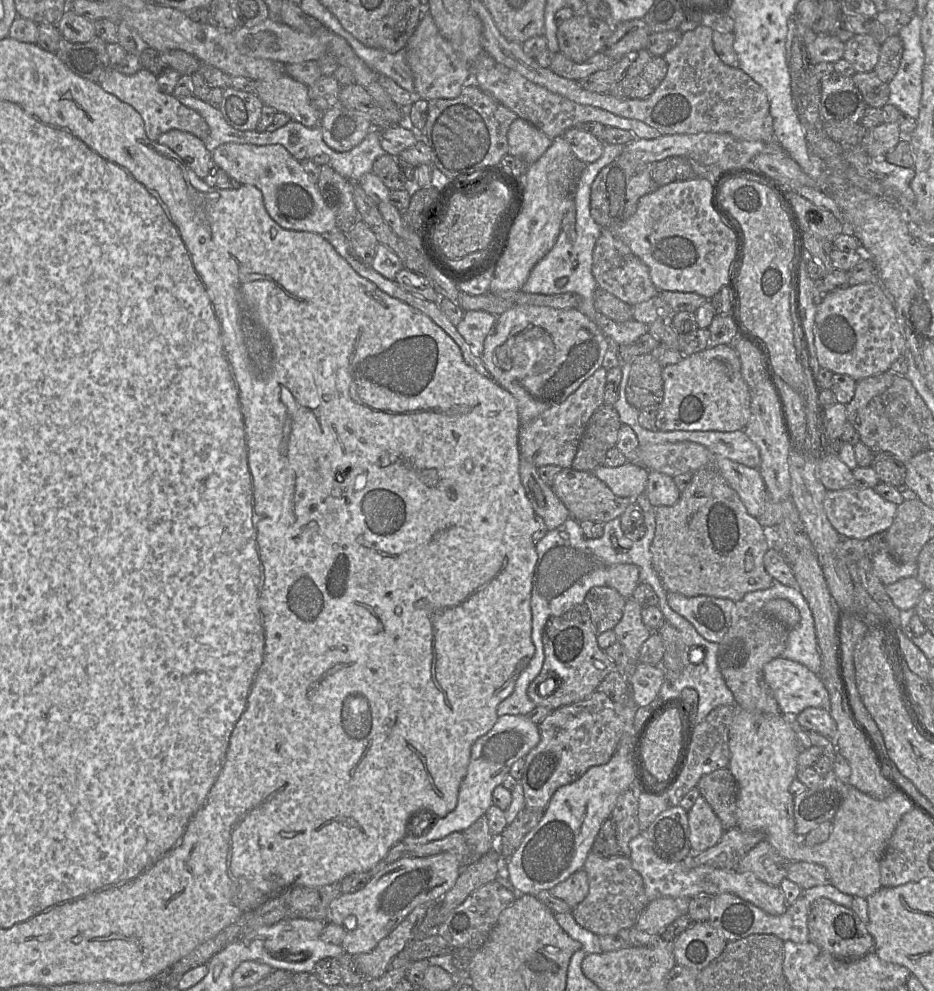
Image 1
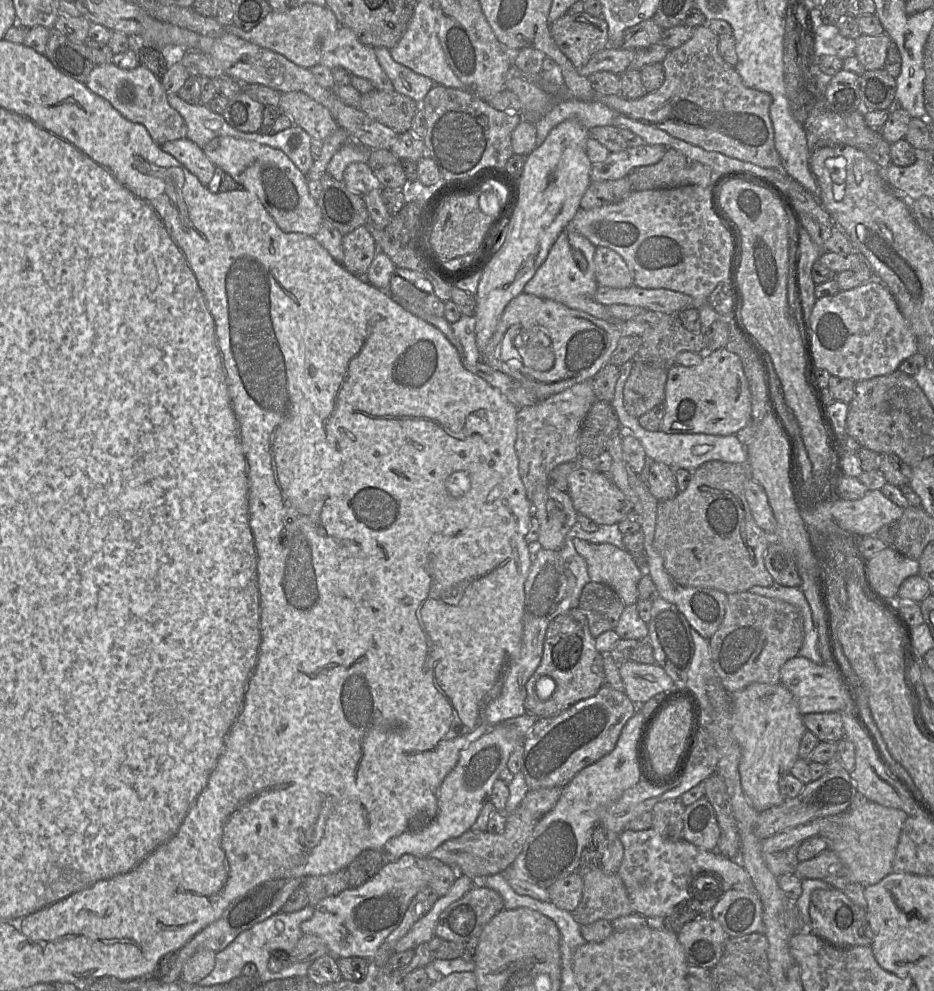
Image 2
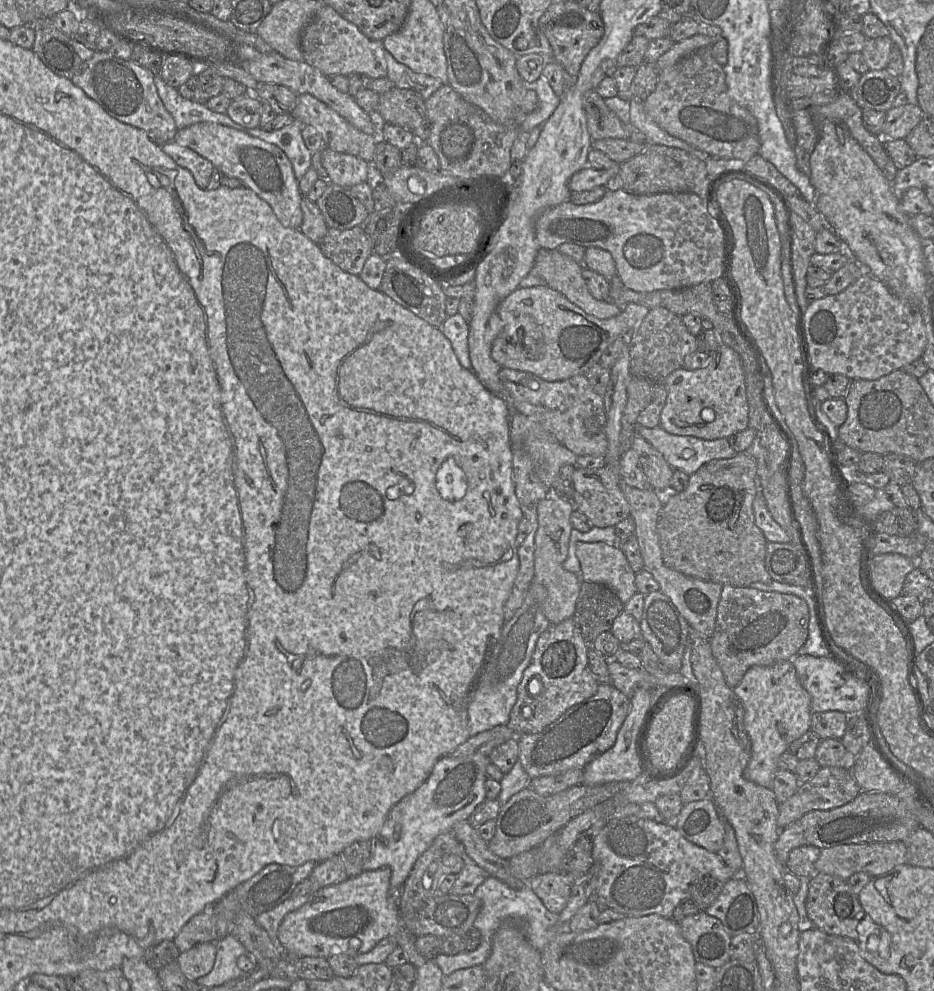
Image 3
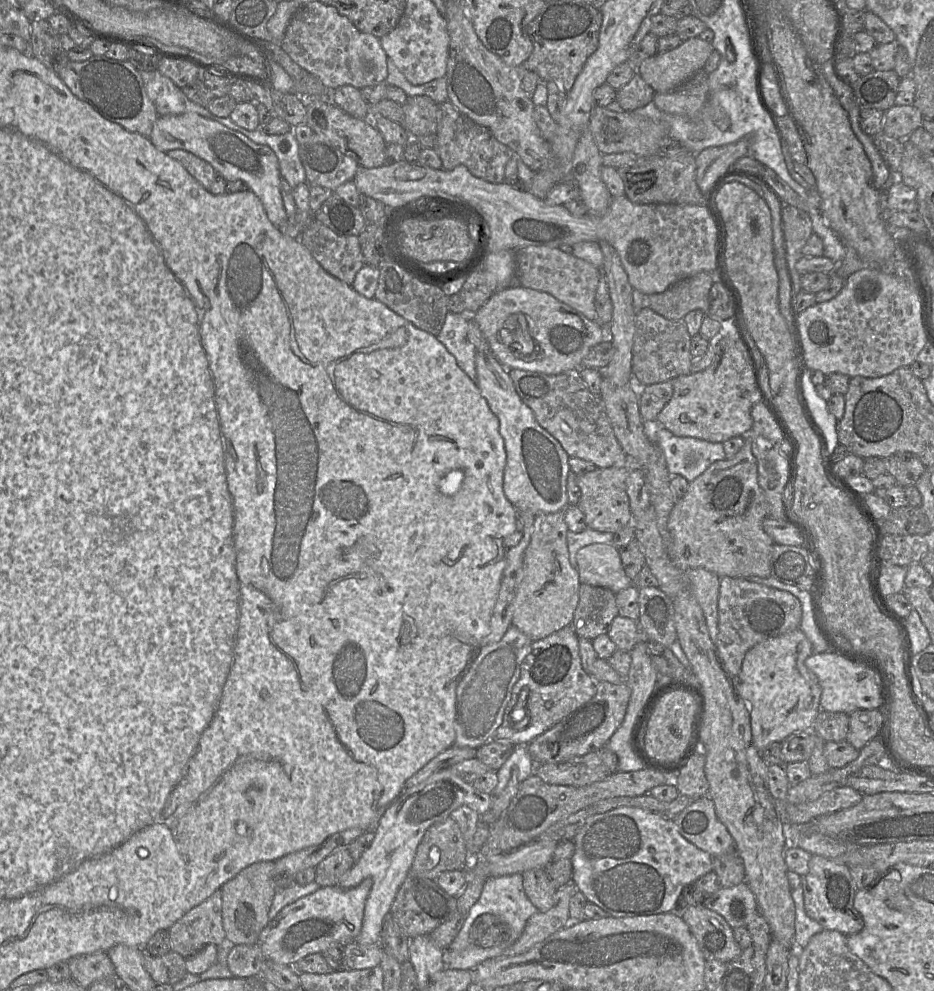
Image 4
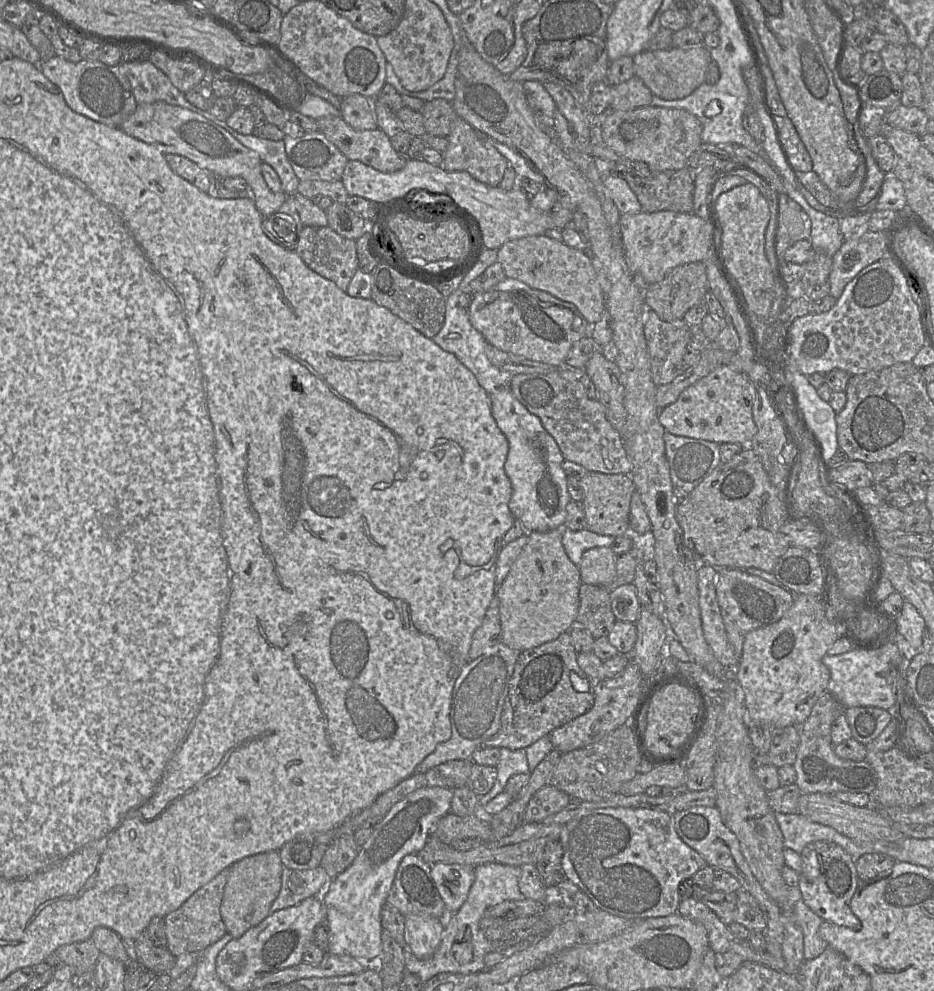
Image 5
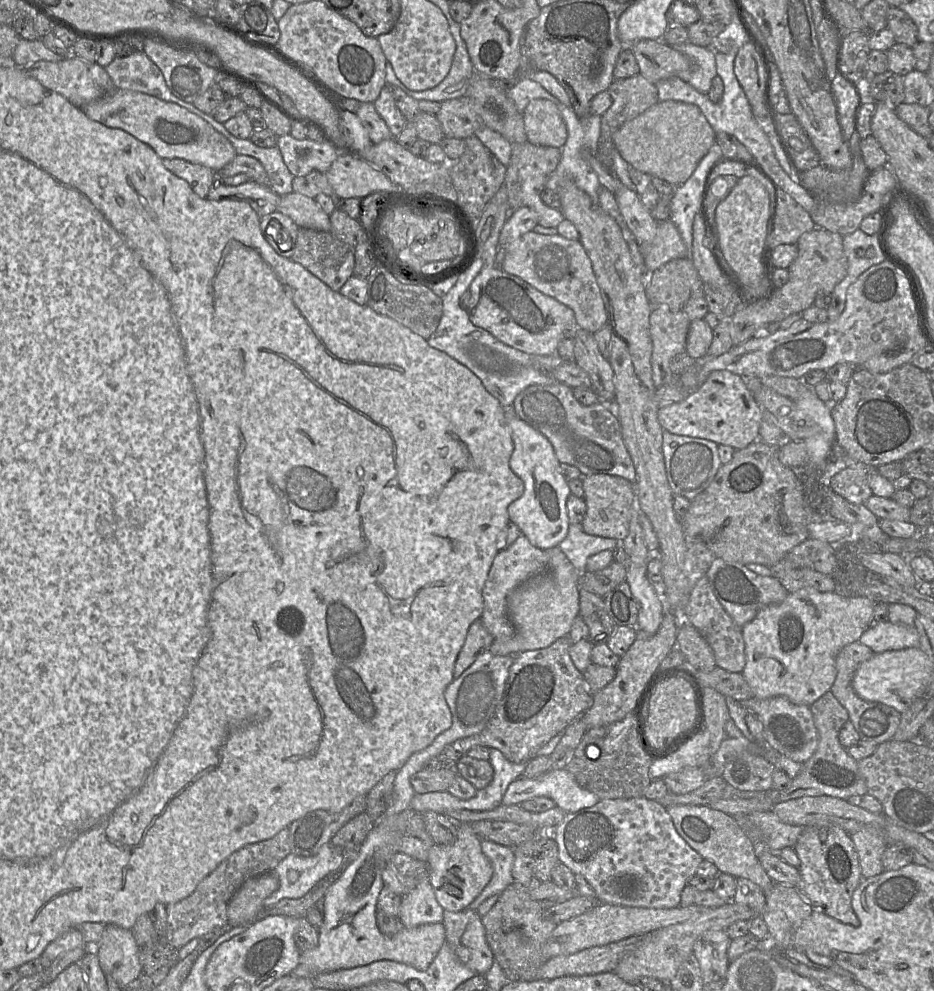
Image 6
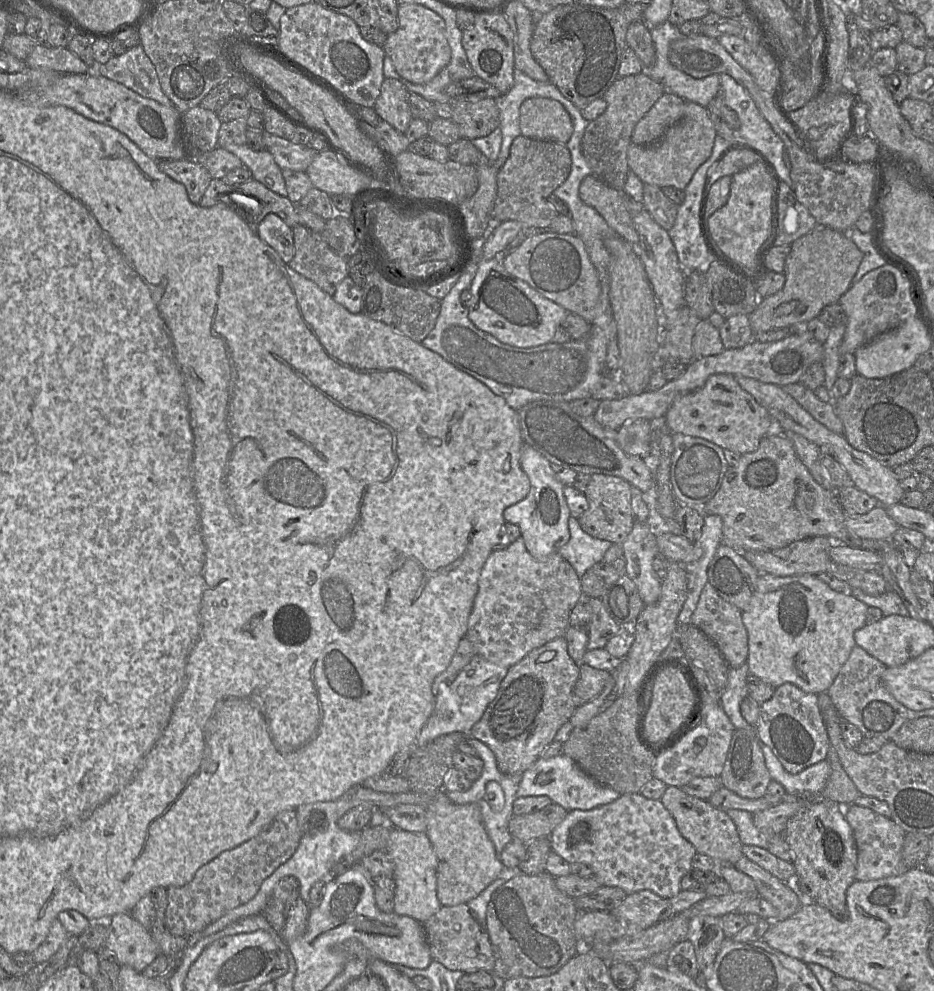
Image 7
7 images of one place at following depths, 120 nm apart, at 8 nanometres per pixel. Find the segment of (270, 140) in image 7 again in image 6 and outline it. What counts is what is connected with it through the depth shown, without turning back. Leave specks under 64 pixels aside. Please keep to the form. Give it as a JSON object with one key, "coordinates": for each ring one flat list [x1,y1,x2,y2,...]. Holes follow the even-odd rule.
{"coordinates":[[290,134,279,136,277,146,283,161,294,177,301,177,312,171,326,173,342,152,341,145,335,140,321,136,322,141,308,138,297,140]]}

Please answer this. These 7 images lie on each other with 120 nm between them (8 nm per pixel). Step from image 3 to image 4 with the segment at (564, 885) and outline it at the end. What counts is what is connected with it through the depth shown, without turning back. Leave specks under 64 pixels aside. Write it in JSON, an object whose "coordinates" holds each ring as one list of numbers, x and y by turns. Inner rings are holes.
{"coordinates":[[528,870,522,877,524,891,531,903,541,912,551,909,557,889,549,882,544,870]]}

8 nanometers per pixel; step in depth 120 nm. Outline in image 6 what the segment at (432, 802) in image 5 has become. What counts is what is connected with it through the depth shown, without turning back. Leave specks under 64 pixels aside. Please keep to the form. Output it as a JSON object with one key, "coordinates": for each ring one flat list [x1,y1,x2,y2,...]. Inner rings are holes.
{"coordinates":[[383,816,362,843,357,858,326,891,323,898,324,921,318,930,318,945,314,949,301,952,300,964,312,966,315,973,355,968,380,960,400,962,420,971,429,967,445,942,442,923,403,927,391,937,382,934,377,926,376,905,384,886,382,872,395,853,396,832,391,828,390,820]]}

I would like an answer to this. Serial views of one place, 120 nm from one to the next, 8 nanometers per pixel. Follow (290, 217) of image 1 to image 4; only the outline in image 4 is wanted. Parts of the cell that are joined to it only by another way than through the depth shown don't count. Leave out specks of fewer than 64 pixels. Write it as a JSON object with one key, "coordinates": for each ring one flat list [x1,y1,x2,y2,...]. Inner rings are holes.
{"coordinates":[[196,113,159,116,148,139,164,153,180,149,194,154,208,162,226,181,244,182,248,191,252,191,260,199,268,219,275,226,286,221,287,214,280,192,279,162,268,146,257,144,243,134]]}

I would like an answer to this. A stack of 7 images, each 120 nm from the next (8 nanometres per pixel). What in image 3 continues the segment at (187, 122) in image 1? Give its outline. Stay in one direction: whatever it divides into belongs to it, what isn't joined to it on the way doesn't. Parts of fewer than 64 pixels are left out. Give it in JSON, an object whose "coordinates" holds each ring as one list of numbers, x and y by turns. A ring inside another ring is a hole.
{"coordinates":[[98,51,91,59,81,64,70,80,109,115,144,131,153,142,162,146,174,140,178,128,158,95,154,77,149,70,132,59,123,60,108,51]]}

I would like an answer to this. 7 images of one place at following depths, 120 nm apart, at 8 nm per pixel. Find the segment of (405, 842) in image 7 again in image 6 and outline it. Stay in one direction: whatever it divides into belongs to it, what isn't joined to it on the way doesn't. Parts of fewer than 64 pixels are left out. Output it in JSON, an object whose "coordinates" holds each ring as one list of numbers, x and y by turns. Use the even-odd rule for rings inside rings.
{"coordinates":[[429,869,420,883,402,897,398,918,406,928,443,922,444,909,430,883]]}

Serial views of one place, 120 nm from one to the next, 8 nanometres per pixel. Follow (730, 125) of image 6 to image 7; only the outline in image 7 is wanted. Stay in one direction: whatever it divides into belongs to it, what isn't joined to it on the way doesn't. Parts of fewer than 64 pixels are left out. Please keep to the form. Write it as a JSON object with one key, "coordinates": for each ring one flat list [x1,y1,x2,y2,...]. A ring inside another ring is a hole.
{"coordinates":[[719,74,719,76,725,103,737,114,740,121,740,127,737,130,733,130,736,141,745,142,748,147,761,154,772,165,780,180,792,189,790,177,791,161,783,141,763,118,747,90,731,76,727,74]]}

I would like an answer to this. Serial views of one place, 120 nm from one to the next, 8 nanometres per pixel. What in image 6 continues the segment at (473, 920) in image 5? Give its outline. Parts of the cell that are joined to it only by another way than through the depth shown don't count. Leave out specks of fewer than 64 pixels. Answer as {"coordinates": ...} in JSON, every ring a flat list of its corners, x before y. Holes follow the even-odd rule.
{"coordinates":[[483,839,482,851,490,860,493,874,483,891,470,903,469,909,477,911,479,905,493,895,500,895,510,884,514,882,512,867,515,853,512,847,498,845,497,843]]}

